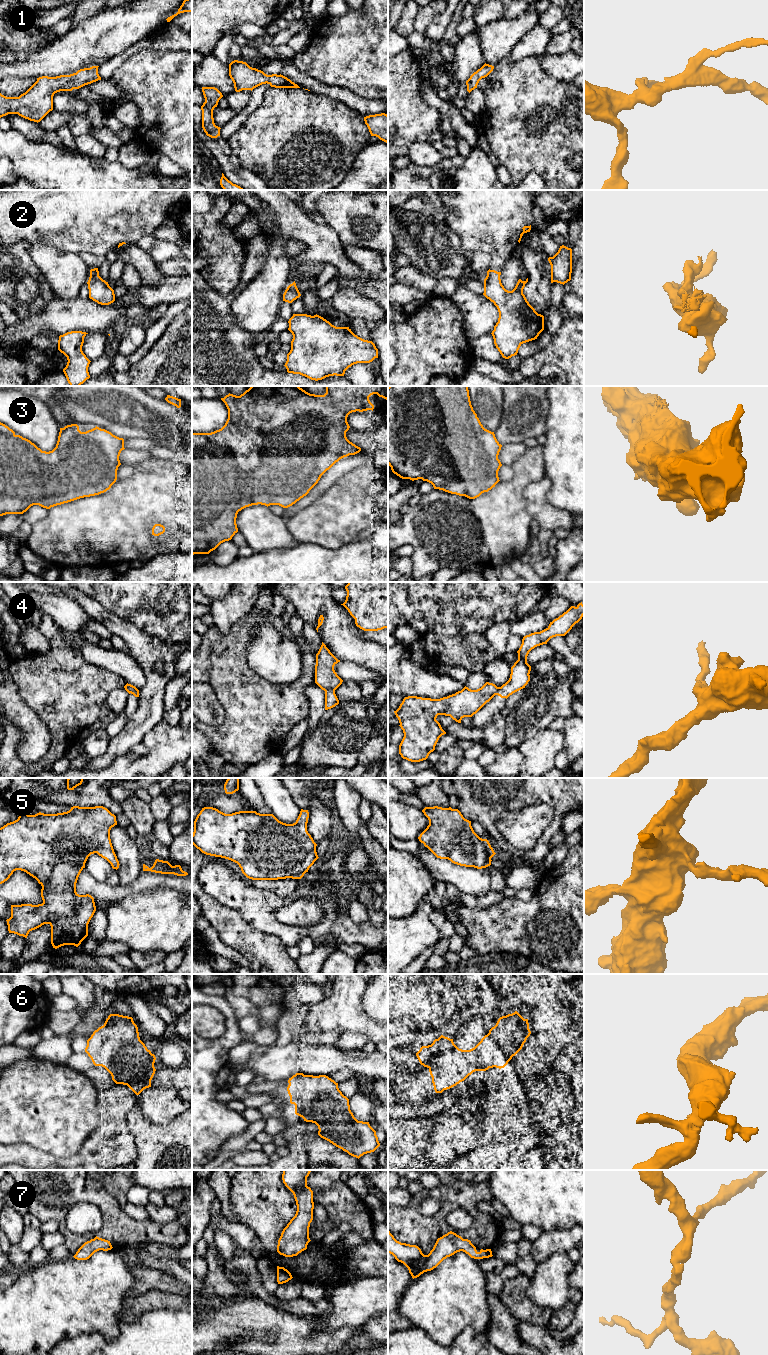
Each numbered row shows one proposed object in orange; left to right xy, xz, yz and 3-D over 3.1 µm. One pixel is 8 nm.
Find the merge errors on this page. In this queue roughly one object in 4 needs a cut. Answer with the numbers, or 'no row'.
4

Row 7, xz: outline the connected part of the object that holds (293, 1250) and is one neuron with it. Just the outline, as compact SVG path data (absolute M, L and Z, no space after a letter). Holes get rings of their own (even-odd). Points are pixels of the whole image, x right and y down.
M283 1170L282 1180L293 1193L297 1211L283 1229L278 1240L277 1252L285 1257L297 1256L307 1249L309 1227L313 1220L313 1191L307 1186L307 1177L312 1170Z

